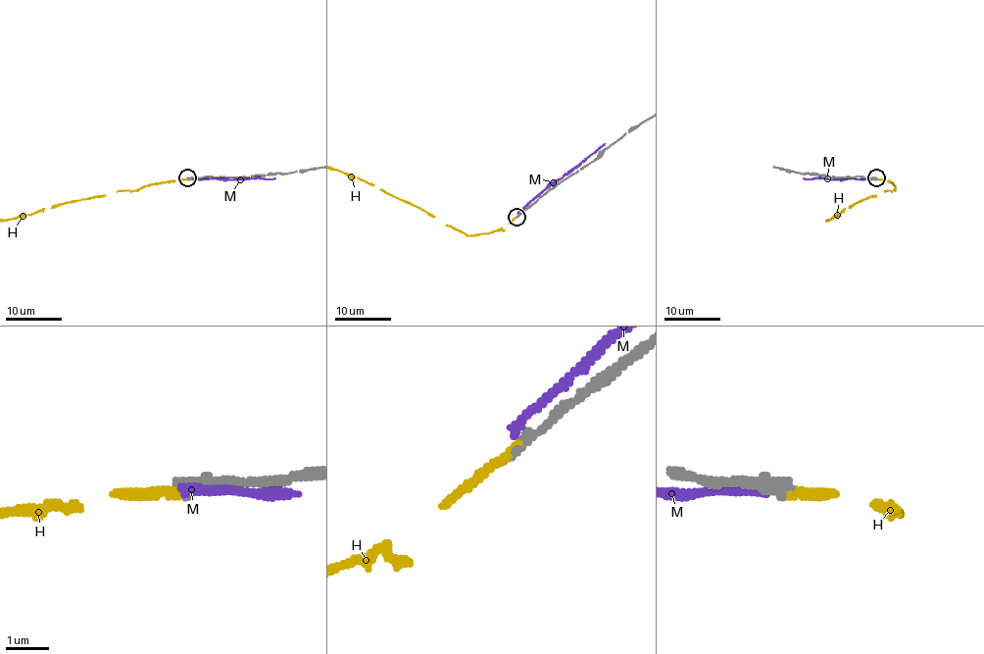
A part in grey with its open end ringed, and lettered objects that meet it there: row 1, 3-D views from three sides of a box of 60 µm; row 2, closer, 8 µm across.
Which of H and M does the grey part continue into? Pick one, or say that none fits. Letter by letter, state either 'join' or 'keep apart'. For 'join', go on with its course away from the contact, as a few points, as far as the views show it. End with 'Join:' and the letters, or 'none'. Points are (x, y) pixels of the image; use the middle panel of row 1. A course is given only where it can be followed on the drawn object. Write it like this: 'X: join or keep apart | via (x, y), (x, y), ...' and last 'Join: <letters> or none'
H: keep apart
M: keep apart
Join: none

